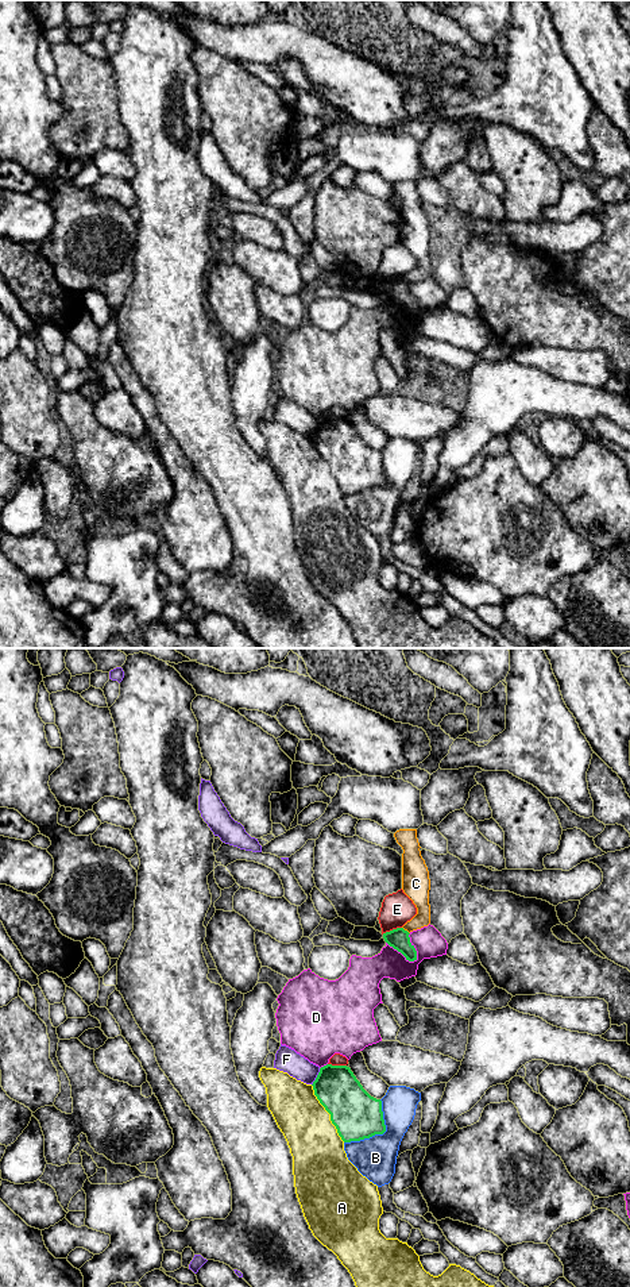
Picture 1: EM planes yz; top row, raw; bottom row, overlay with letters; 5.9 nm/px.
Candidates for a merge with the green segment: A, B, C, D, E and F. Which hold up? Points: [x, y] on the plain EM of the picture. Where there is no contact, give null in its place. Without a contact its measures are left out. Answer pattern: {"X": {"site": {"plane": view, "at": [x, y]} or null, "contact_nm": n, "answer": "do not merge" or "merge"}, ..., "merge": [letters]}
{"A": {"site": {"plane": "yz", "at": [328, 463]}, "contact_nm": 400, "answer": "do not merge"}, "B": {"site": {"plane": "yz", "at": [379, 485]}, "contact_nm": 340, "answer": "do not merge"}, "C": {"site": {"plane": "yz", "at": [406, 282]}, "contact_nm": 60, "answer": "do not merge"}, "D": {"site": {"plane": "yz", "at": [402, 305]}, "contact_nm": 220, "answer": "do not merge"}, "E": {"site": {"plane": "yz", "at": [393, 281]}, "contact_nm": 130, "answer": "do not merge"}, "F": {"site": {"plane": "yz", "at": [317, 428]}, "contact_nm": 120, "answer": "do not merge"}, "merge": []}

